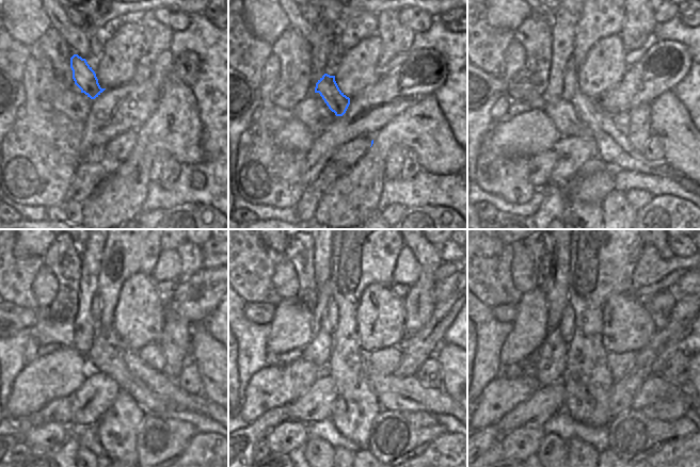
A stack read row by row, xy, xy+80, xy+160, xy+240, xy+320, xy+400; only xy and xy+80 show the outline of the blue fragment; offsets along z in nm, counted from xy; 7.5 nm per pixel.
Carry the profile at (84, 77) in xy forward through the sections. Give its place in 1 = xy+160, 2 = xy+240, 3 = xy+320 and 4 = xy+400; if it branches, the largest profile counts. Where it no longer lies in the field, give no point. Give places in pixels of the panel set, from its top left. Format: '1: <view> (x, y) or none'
1: xy+160 (590, 112)
2: xy+240 (162, 395)
3: xy+320 (399, 393)
4: xy+400 (655, 387)

